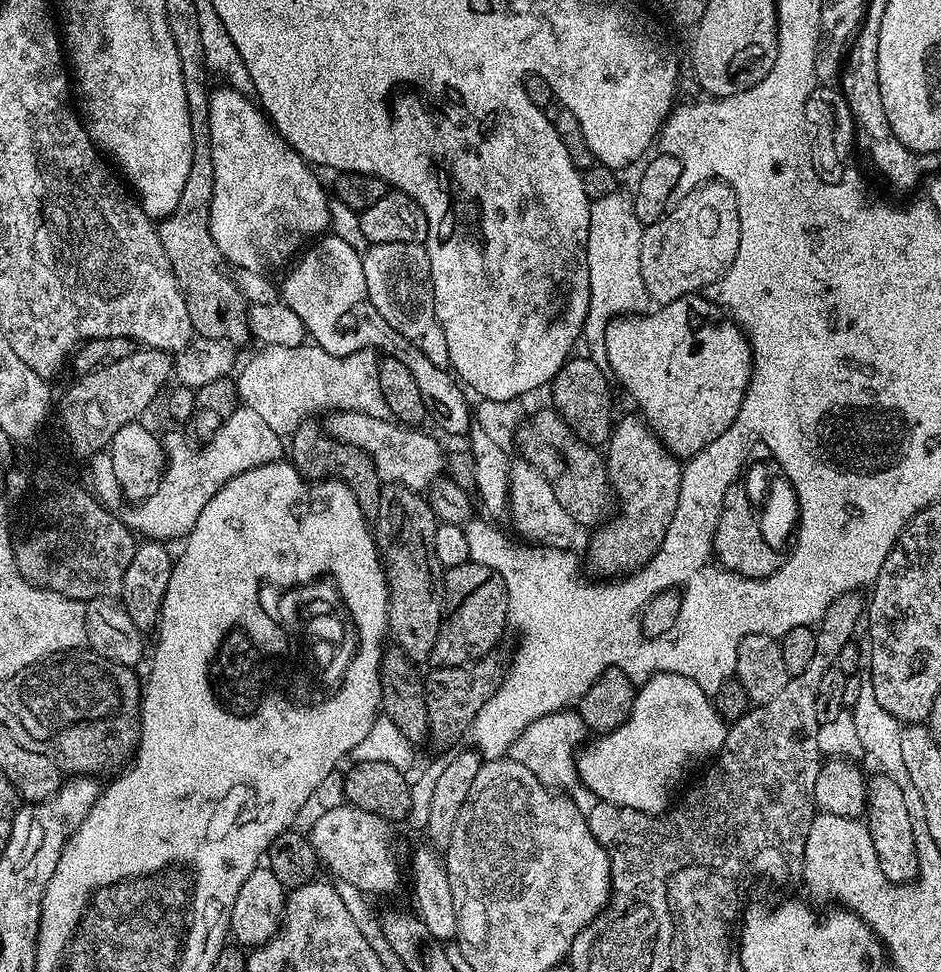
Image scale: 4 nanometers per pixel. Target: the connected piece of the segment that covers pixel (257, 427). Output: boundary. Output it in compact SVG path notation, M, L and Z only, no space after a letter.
M237 405L233 414L228 417L223 426L213 435L213 438L205 441L200 449L190 445L191 439L181 433L181 429L173 428L167 435L164 434L162 443L165 453L165 470L160 477L158 490L146 499L135 505L136 513L128 518L131 527L143 533L147 539L157 539L161 542L183 539L197 522L202 510L206 508L206 502L210 500L230 480L246 470L254 469L258 465L272 464L276 460L283 459L286 452L286 444L283 437L276 435L274 430L260 417L259 413L244 405Z

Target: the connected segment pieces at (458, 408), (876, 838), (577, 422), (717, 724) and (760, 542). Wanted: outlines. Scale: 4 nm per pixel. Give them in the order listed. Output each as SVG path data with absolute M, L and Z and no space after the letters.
M325 234L319 237L311 246L305 247L287 269L284 288L282 284L282 303L302 318L302 326L311 343L326 350L326 354L349 356L370 348L398 358L398 362L414 374L414 382L418 382L418 394L422 394L428 408L427 419L433 420L442 431L464 432L468 427L472 428L474 412L470 406L468 409L465 389L459 379L448 368L434 366L434 362L430 362L410 338L402 338L402 334L398 334L398 330L374 310L370 290L366 290L366 274L362 274L363 261L362 253L354 250L350 242L342 242L340 236Z
M883 774L876 775L868 780L866 823L878 858L878 866L884 879L891 884L911 884L920 874L914 842L914 825L910 822L909 812L905 809L902 791L898 790L898 786L890 777Z
M569 358L552 379L550 385L551 407L567 422L570 430L579 440L585 440L593 446L607 445L608 437L612 435L614 427L612 392L608 389L609 377L606 375L605 369L597 366L592 359L576 359Z
M655 672L649 680L643 681L637 687L634 706L626 722L622 722L622 726L612 732L597 735L593 744L585 743L579 749L576 768L581 783L596 795L599 801L609 800L610 803L623 808L659 814L673 803L672 795L675 794L676 787L683 782L684 775L695 764L703 765L709 757L722 750L728 729L729 725L716 708L713 697L704 692L702 686L694 682L694 678L686 678L673 672Z
M743 483L731 484L720 503L720 517L712 539L712 556L724 571L733 572L735 576L745 576L748 580L761 580L782 567L785 553L771 547L762 538L759 522L757 505L747 497Z

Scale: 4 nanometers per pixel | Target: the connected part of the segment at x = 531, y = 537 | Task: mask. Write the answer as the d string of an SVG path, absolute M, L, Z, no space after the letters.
M517 460L509 467L509 517L518 533L529 543L540 543L547 548L571 549L578 526L554 495L553 487L540 471L525 460Z

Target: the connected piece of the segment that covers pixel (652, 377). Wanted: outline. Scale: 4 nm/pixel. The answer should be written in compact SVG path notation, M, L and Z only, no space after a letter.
M693 294L680 297L677 301L659 305L656 311L660 312L649 311L647 314L622 316L608 323L608 328L604 332L608 368L614 380L614 375L616 375L617 382L636 399L636 404L640 407L638 409L639 415L643 417L648 427L656 433L665 447L677 458L691 458L697 456L706 446L710 446L710 442L714 442L714 438L718 438L722 434L726 434L726 430L730 430L730 426L742 406L742 398L746 394L748 383L752 380L752 348L748 345L748 337L736 325L736 321L723 308L718 307L714 301L708 299L707 295Z

